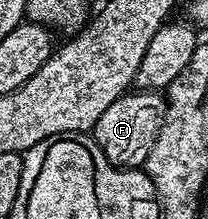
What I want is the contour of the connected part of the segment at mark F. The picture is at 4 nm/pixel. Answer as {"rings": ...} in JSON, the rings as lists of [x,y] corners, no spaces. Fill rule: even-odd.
{"rings":[[[129,92],[114,100],[114,104],[98,116],[98,124],[90,132],[106,160],[121,168],[143,167],[146,156],[150,156],[150,148],[154,148],[154,140],[158,140],[165,105],[165,95],[160,92]]]}

